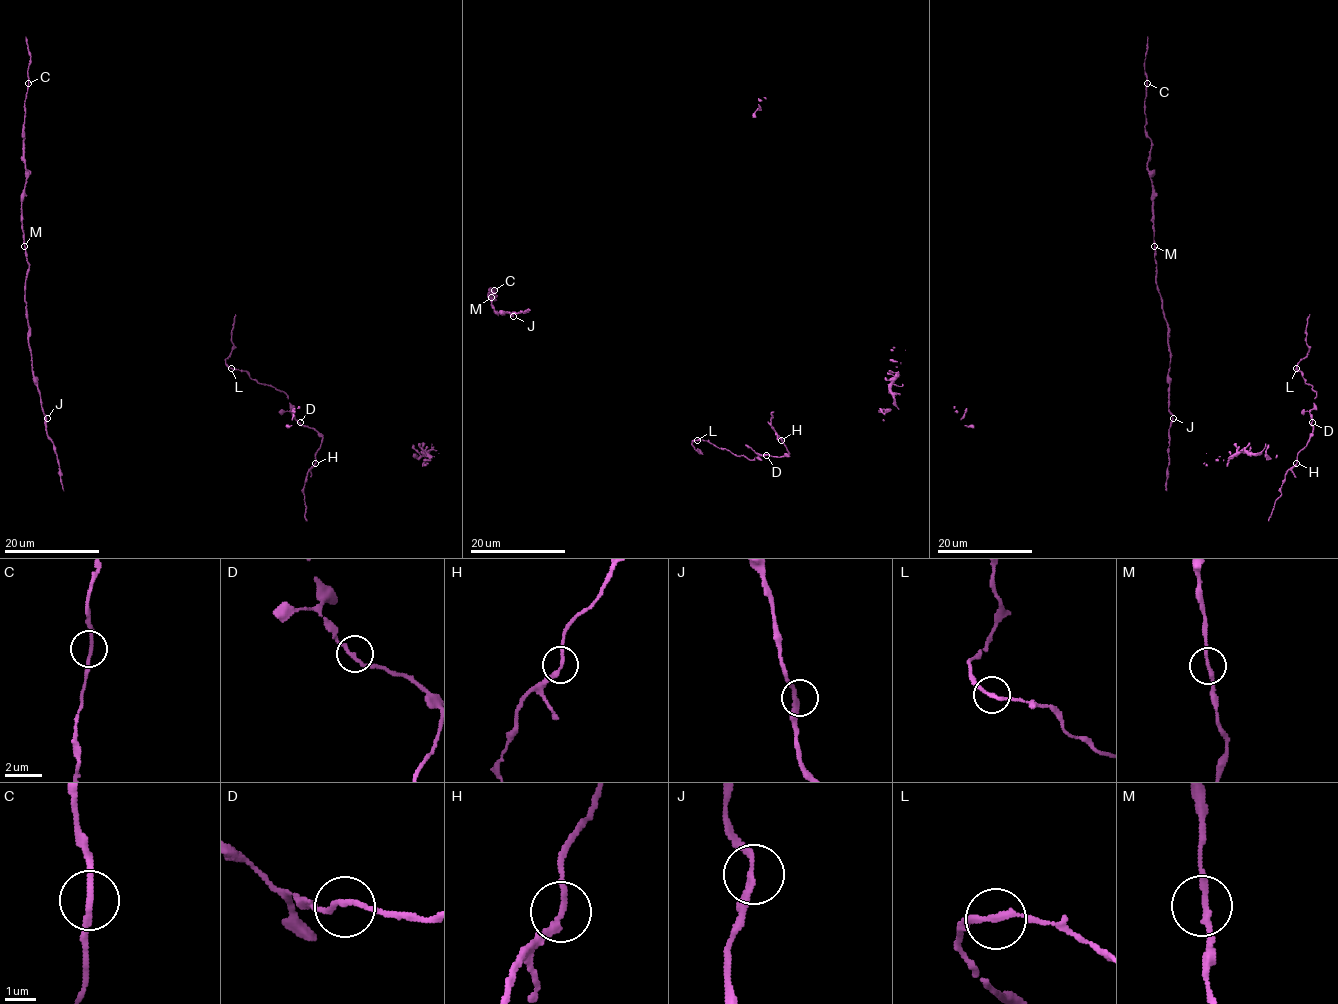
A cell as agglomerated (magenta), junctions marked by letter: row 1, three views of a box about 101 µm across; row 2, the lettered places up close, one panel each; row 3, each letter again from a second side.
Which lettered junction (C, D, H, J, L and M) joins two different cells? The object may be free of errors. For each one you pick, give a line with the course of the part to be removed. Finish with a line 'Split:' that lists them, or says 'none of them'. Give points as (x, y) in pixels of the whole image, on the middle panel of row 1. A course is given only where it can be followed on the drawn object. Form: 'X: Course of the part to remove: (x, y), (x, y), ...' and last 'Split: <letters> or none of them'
L: Course of the part to remove: (697, 440), (692, 444), (702, 453)
Split: L

